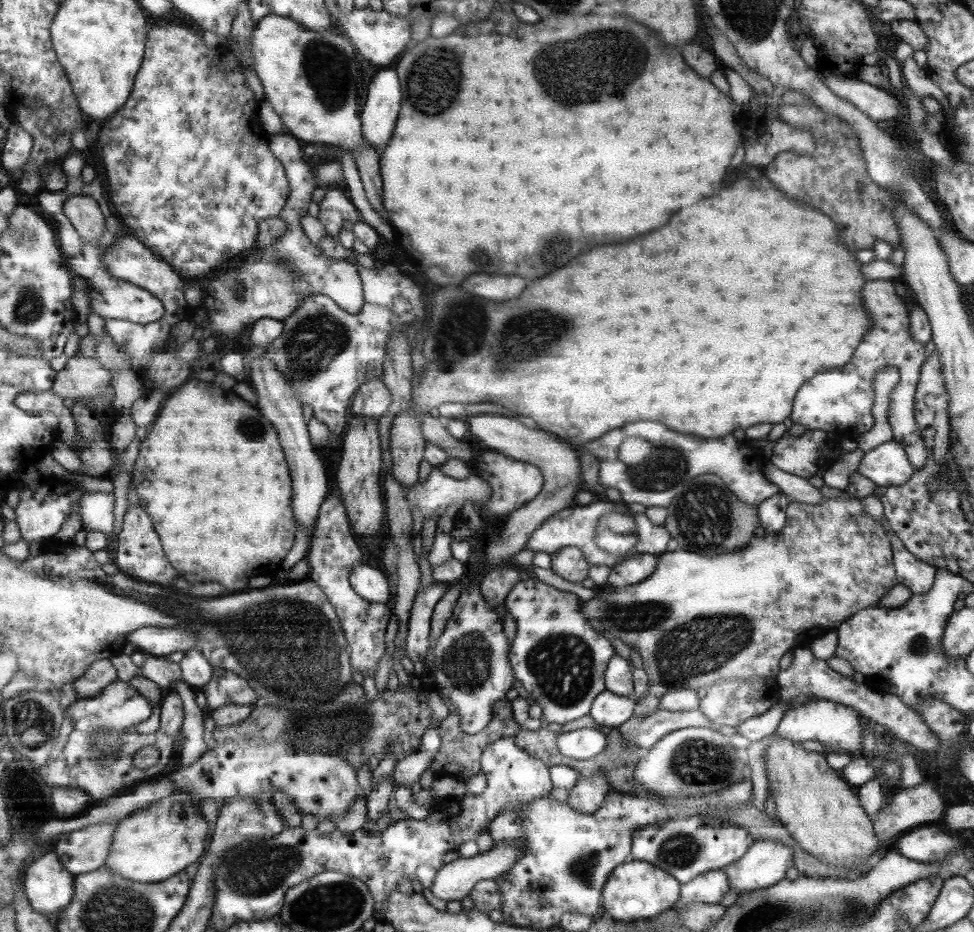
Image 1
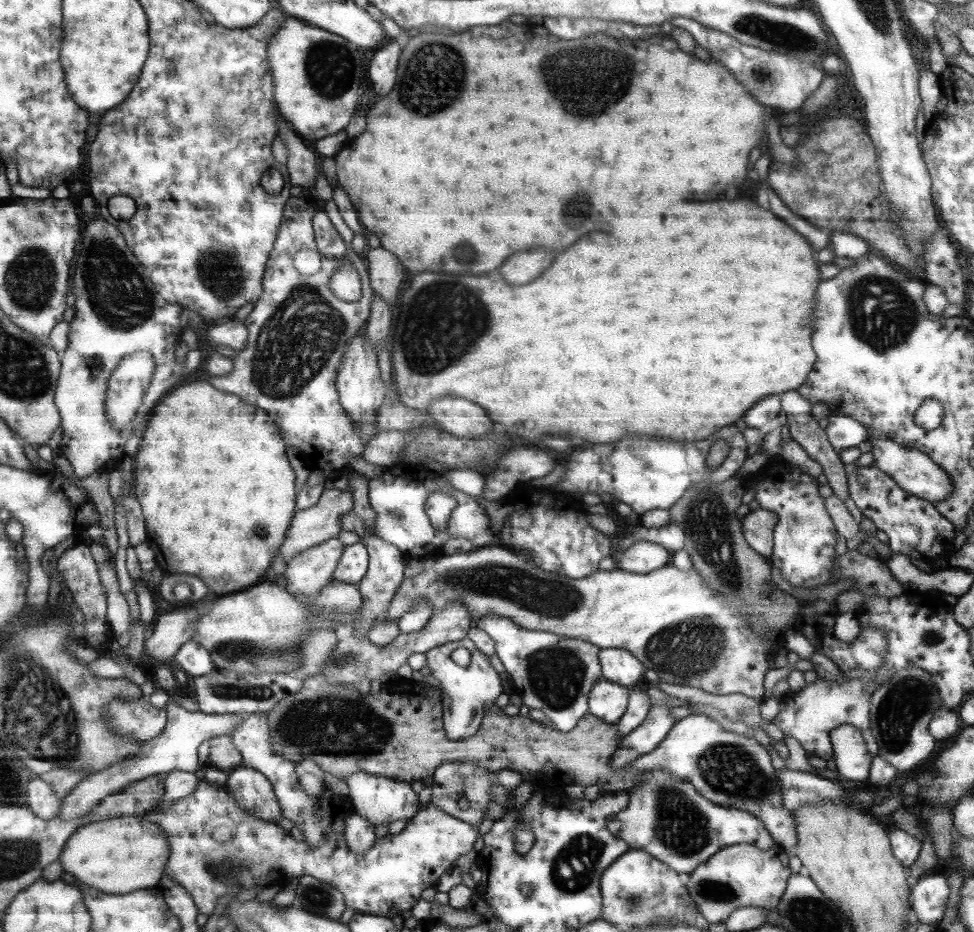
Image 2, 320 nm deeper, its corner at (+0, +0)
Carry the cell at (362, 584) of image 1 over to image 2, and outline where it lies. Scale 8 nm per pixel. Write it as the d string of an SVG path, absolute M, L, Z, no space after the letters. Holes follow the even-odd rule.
M357 541L353 546L342 548L340 559L333 571L332 580L347 584L357 584L368 569L368 552L363 542Z

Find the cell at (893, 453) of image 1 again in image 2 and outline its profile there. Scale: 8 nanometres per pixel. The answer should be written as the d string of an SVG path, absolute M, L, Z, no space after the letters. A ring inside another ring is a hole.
M869 437L867 440L871 444L872 465L892 478L892 481L907 494L933 504L946 500L954 491L952 489L954 482L950 476L939 465L936 465L926 453L906 448L905 445L897 444L885 437Z

